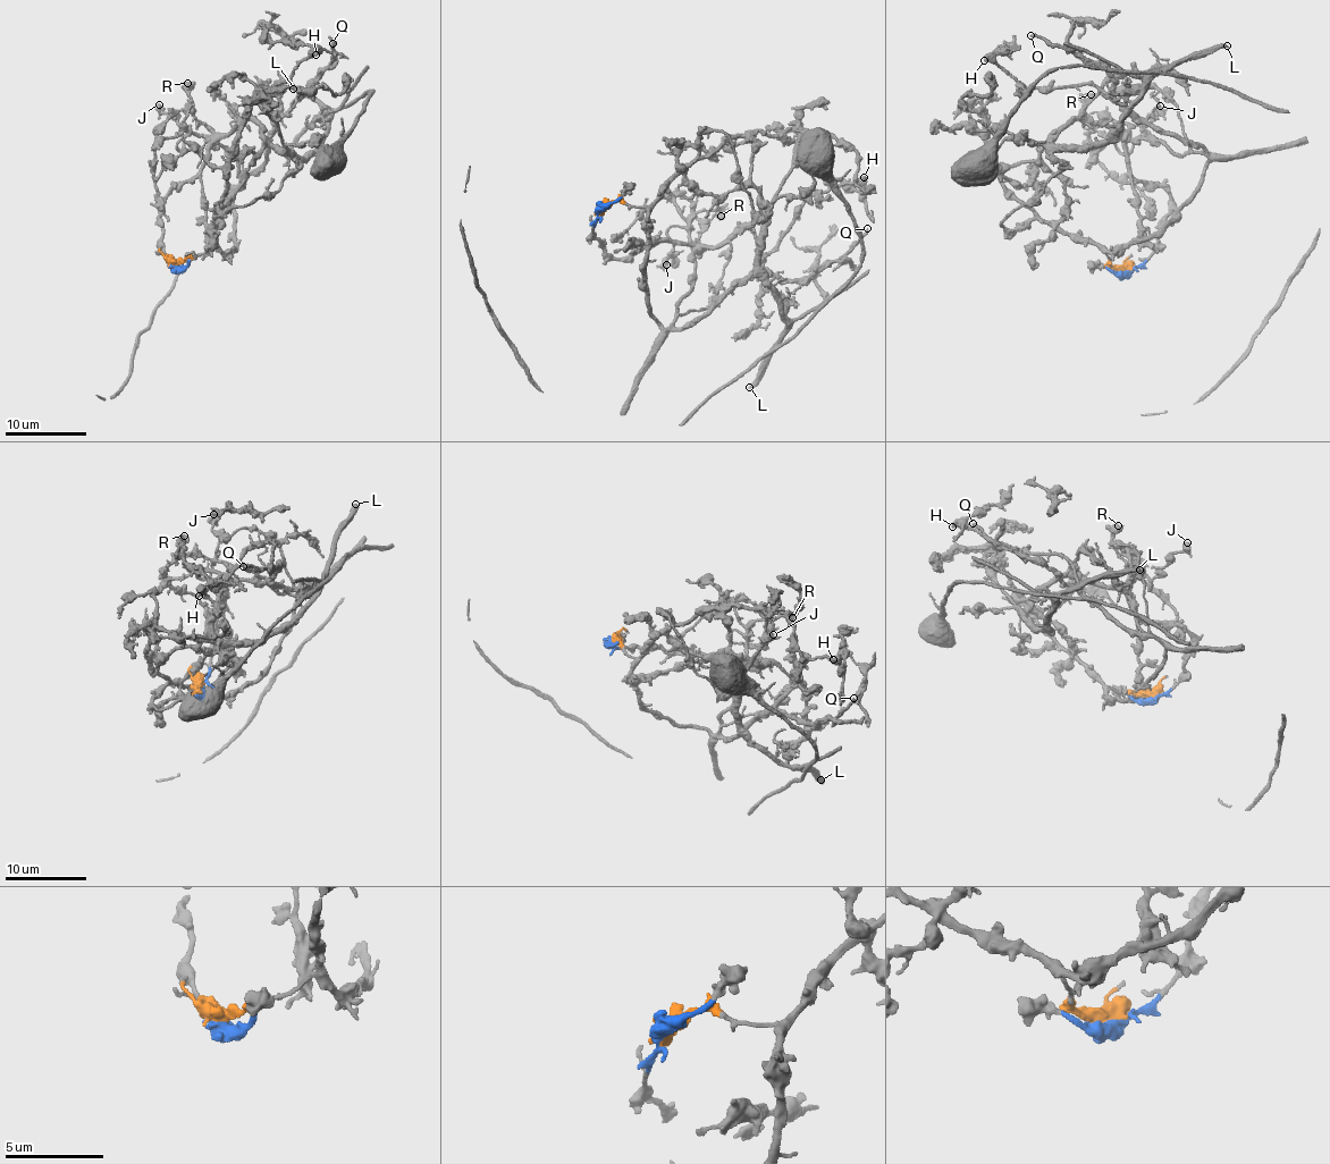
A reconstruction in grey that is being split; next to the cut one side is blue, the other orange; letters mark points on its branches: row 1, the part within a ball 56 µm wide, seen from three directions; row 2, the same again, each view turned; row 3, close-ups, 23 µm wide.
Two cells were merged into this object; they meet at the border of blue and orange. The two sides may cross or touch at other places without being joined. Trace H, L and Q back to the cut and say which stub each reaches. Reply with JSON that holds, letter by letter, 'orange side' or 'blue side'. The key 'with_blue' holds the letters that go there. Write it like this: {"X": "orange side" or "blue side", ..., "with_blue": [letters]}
{"H": "orange side", "L": "blue side", "Q": "orange side", "with_blue": ["L"]}

